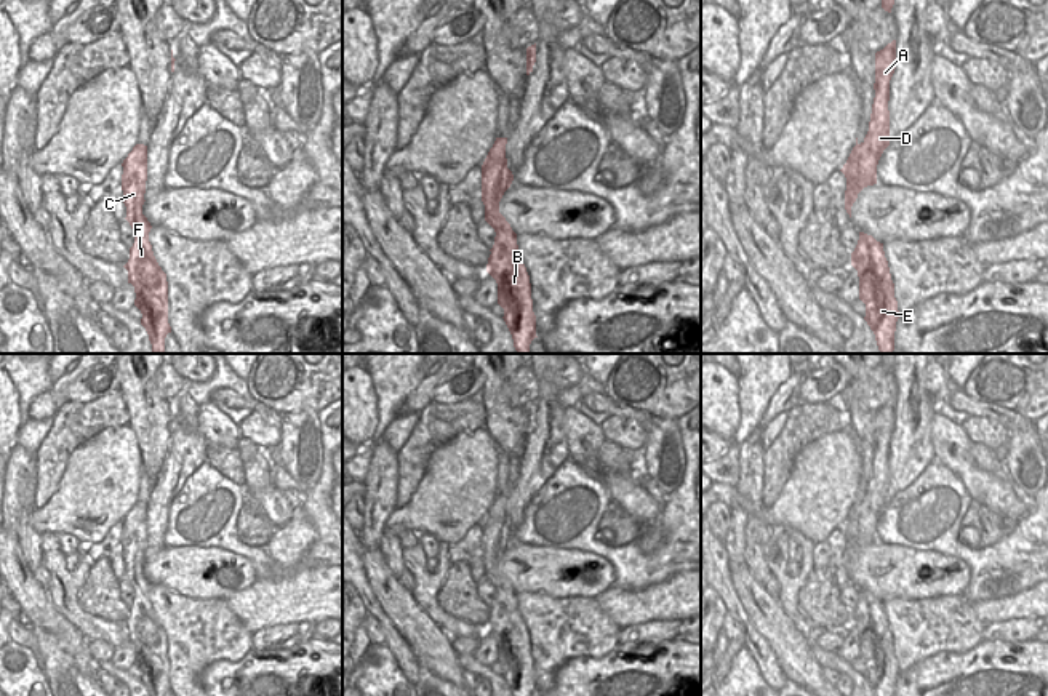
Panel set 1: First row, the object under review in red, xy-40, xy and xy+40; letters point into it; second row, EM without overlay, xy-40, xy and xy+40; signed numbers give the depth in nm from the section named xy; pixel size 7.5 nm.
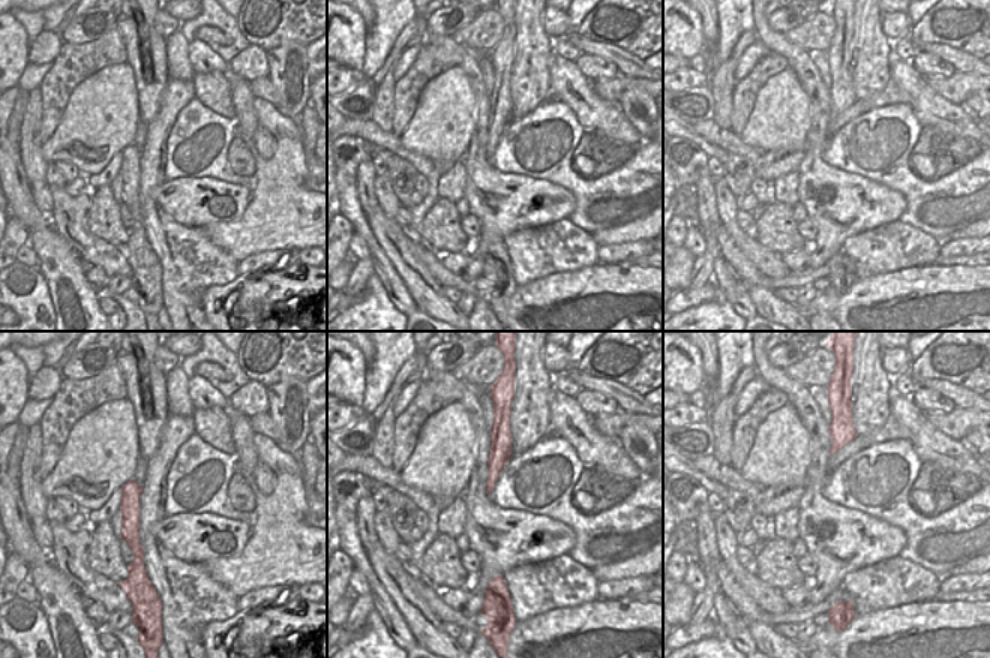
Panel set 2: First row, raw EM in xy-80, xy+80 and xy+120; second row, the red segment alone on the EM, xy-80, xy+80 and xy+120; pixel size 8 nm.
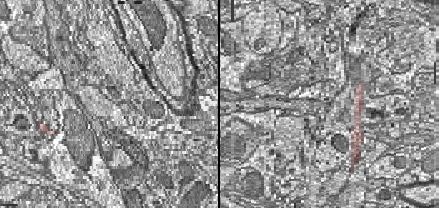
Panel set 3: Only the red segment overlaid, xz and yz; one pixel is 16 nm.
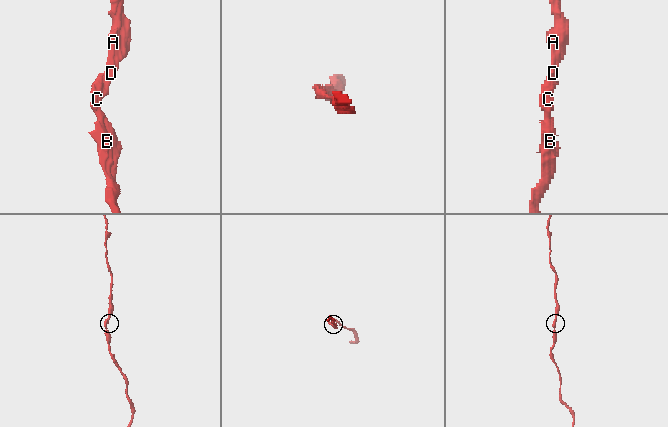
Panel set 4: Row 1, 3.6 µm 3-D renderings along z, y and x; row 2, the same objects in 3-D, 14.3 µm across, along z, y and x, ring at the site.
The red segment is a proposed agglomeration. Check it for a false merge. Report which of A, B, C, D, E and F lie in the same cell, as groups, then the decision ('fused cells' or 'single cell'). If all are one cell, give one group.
groups A B C D E F; single cell

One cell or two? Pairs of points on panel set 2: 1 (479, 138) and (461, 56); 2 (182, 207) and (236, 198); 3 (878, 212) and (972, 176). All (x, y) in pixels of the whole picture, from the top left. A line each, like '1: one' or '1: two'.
1: one
2: one
3: two

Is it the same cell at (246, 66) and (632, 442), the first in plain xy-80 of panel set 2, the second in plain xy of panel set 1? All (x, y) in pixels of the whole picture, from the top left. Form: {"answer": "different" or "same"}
{"answer": "same"}

